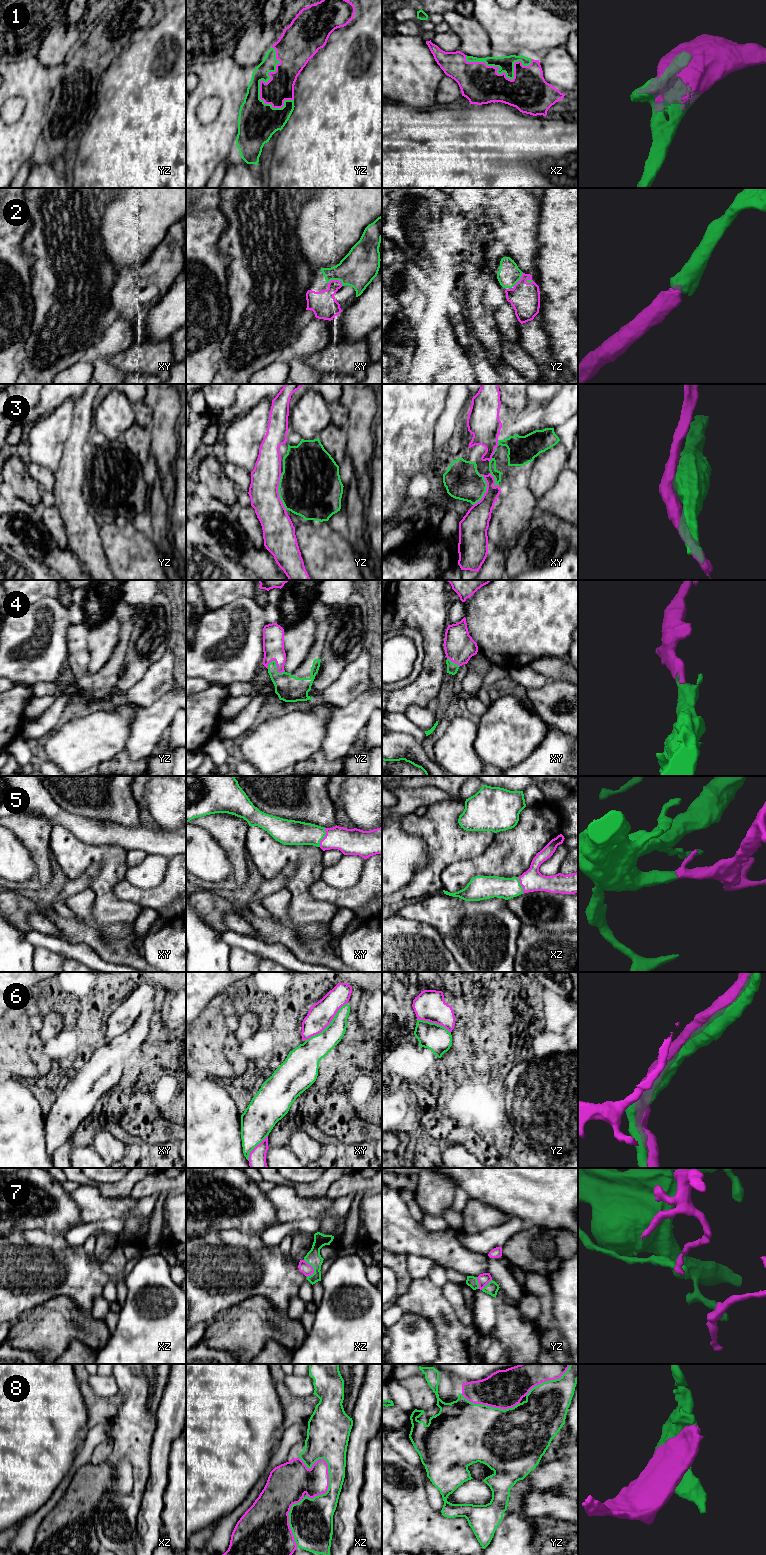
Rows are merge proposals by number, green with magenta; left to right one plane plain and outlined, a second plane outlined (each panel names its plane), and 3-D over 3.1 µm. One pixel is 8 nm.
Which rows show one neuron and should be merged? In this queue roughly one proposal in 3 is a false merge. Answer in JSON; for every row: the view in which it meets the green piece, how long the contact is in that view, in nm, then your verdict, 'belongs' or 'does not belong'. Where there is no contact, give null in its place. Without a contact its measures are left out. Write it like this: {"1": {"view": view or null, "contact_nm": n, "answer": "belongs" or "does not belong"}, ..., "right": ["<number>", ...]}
{"1": {"view": "yz", "contact_nm": 500, "answer": "belongs"}, "2": {"view": "xy", "contact_nm": 120, "answer": "belongs"}, "3": {"view": "xy", "contact_nm": 280, "answer": "does not belong"}, "4": {"view": "yz", "contact_nm": 160, "answer": "belongs"}, "5": {"view": "xy", "contact_nm": 160, "answer": "belongs"}, "6": {"view": "xy", "contact_nm": 460, "answer": "belongs"}, "7": {"view": "xz", "contact_nm": 140, "answer": "does not belong"}, "8": {"view": "xz", "contact_nm": 380, "answer": "does not belong"}, "right": ["1", "2", "4", "5", "6"]}

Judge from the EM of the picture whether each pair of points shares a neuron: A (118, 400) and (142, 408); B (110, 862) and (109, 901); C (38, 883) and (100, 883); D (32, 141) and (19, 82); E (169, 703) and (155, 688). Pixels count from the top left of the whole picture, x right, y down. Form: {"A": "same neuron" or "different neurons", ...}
{"A": "different neurons", "B": "same neuron", "C": "different neurons", "D": "same neuron", "E": "different neurons"}

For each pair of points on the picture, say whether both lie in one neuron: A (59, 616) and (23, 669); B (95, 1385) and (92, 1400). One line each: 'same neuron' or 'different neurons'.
A: same neuron
B: different neurons

